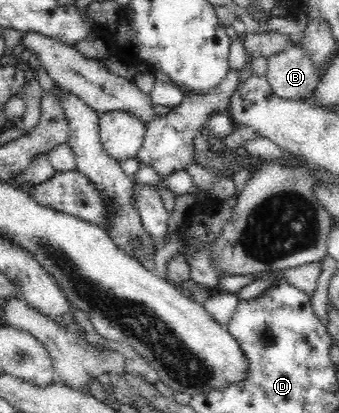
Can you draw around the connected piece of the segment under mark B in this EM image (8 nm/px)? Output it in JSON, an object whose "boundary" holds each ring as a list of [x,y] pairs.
{"boundary":[[[292,44],[267,56],[267,66],[265,77],[272,93],[290,101],[308,100],[319,86],[323,72],[312,64],[302,47]]]}

